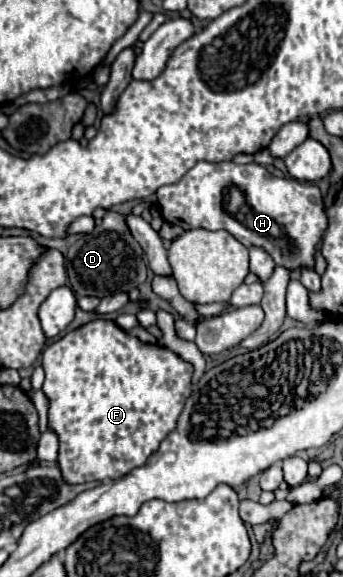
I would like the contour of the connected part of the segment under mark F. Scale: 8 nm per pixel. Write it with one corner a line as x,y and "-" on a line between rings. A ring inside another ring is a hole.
94,320
42,352
42,366
46,380
42,390
50,400
48,426
60,438
58,464
70,484
92,480
114,480
130,470
142,466
160,442
176,428
176,420
190,396
192,366
174,352
144,344
134,336
124,334
110,320

